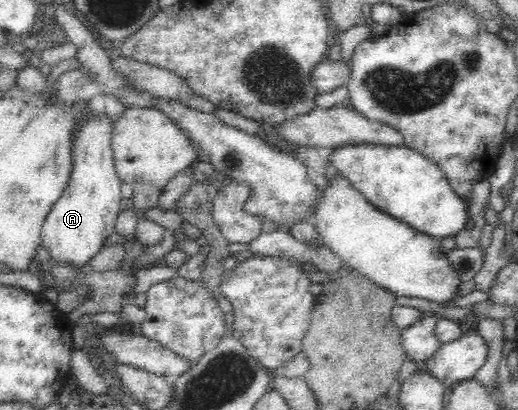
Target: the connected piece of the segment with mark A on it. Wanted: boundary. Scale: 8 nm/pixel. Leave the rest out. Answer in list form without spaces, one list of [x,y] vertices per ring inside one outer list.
[[[106,113],[95,114],[84,122],[74,138],[74,166],[68,186],[64,194],[54,203],[50,215],[47,216],[42,226],[41,246],[50,254],[50,260],[55,264],[65,264],[69,270],[80,270],[88,267],[90,260],[98,254],[109,241],[116,235],[116,224],[120,215],[120,202],[122,202],[122,180],[115,169],[114,155],[112,152],[111,138],[113,122]]]

